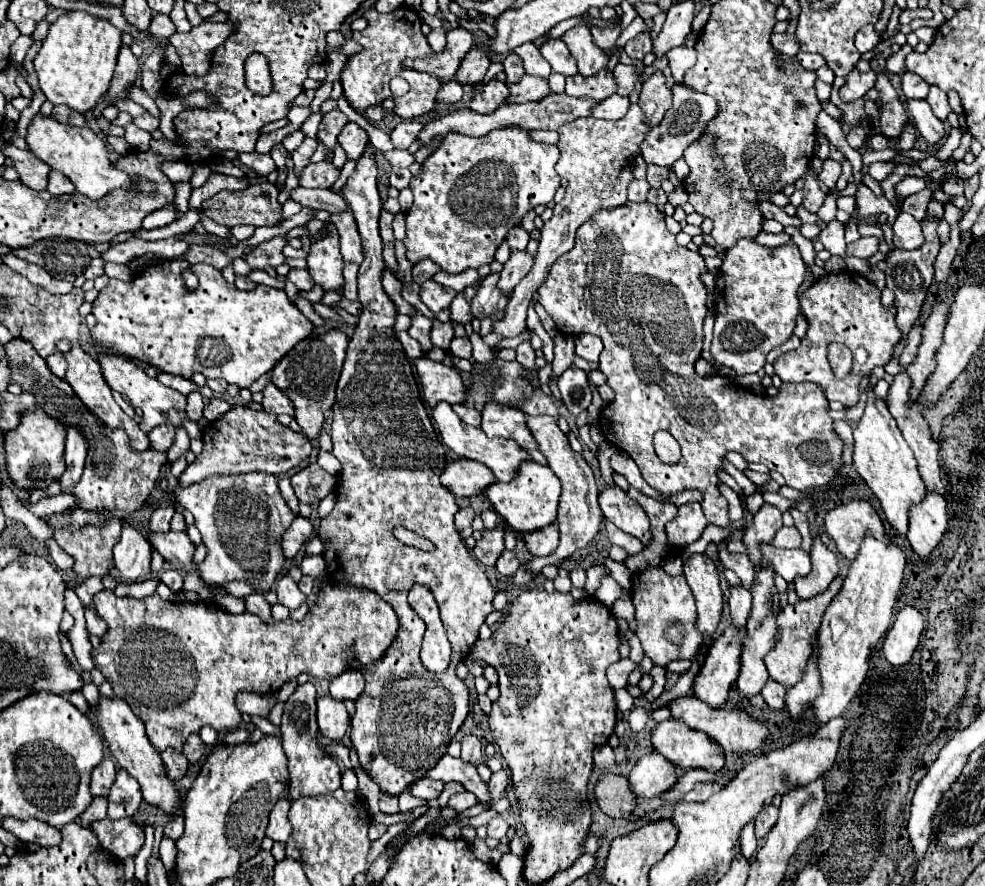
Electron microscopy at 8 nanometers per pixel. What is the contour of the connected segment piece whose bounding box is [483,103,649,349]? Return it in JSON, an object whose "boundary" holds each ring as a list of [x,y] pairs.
{"boundary":[[[631,105],[627,115],[617,121],[605,121],[595,117],[581,117],[577,121],[571,121],[563,125],[559,133],[557,147],[561,151],[561,157],[555,165],[555,171],[561,179],[565,179],[569,185],[565,187],[565,197],[561,203],[553,207],[553,217],[545,221],[541,229],[539,239],[539,251],[535,257],[533,269],[527,273],[525,279],[513,289],[513,297],[507,305],[505,317],[497,323],[493,323],[493,331],[483,337],[483,341],[495,349],[495,345],[501,339],[517,337],[521,331],[527,329],[527,307],[533,299],[533,293],[539,289],[539,285],[545,281],[549,269],[553,263],[575,245],[575,231],[599,209],[613,209],[627,203],[627,187],[629,181],[633,181],[633,161],[639,153],[639,143],[645,139],[645,133],[649,127],[643,123],[643,115],[639,105]]]}

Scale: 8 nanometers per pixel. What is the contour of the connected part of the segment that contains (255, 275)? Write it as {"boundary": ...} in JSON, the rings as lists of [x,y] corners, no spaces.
{"boundary":[[[251,271],[251,273],[249,273],[249,279],[251,279],[253,283],[263,283],[263,285],[269,285],[269,287],[285,289],[285,283],[283,283],[283,281],[269,277],[265,271]]]}

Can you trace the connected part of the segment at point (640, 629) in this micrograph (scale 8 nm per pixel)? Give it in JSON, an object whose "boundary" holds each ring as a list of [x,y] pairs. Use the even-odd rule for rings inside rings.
{"boundary":[[[649,567],[641,573],[633,575],[633,605],[635,605],[635,619],[637,619],[637,637],[641,641],[641,647],[647,657],[659,667],[667,667],[673,659],[693,659],[699,653],[699,647],[703,643],[701,633],[697,633],[695,621],[697,621],[697,609],[693,601],[693,593],[685,581],[685,577],[671,577],[663,571],[663,567]],[[669,625],[683,625],[685,637],[681,645],[673,645],[667,639],[665,629]]]}

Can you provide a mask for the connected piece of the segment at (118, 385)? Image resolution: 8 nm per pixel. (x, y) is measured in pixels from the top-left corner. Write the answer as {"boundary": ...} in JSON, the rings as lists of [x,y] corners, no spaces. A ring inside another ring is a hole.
{"boundary":[[[99,353],[99,365],[101,365],[101,371],[103,371],[103,377],[107,381],[107,385],[121,393],[123,397],[127,397],[133,405],[141,407],[143,411],[143,421],[141,421],[141,431],[143,433],[149,433],[153,427],[157,425],[163,425],[163,423],[173,423],[175,427],[179,427],[183,423],[183,419],[187,419],[185,415],[185,395],[181,393],[175,393],[173,389],[161,385],[157,379],[151,379],[147,377],[147,373],[135,365],[131,359],[127,357],[117,357],[117,353]]]}

